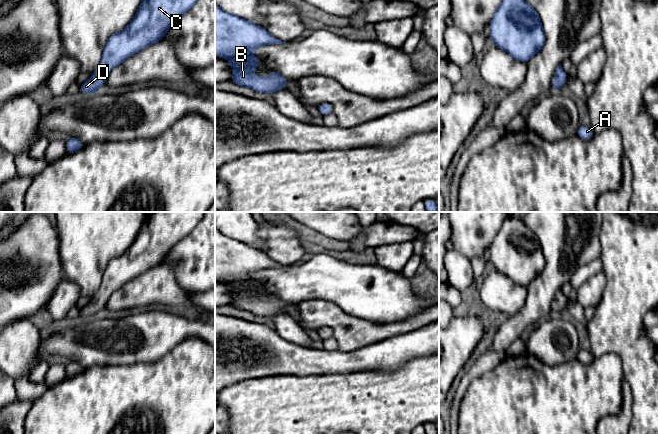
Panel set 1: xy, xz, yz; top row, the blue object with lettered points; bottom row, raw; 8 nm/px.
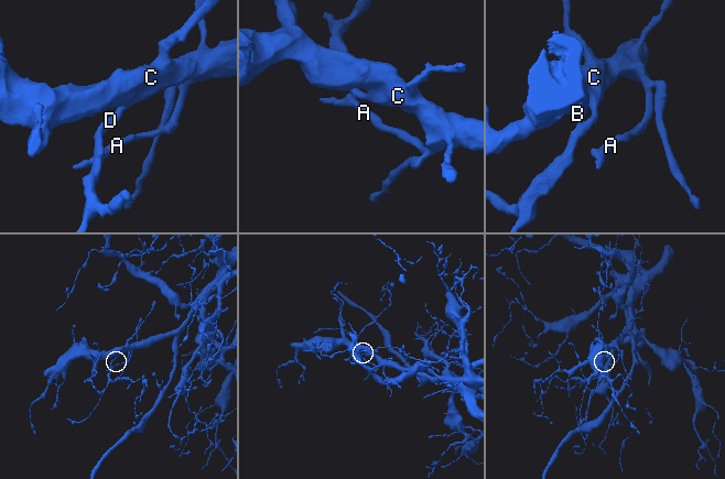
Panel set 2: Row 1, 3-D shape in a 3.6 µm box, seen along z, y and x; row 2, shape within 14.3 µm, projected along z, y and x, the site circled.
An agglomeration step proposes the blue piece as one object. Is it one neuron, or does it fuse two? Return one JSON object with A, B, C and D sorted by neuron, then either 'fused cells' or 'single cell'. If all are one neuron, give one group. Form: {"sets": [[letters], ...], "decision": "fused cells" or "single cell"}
{"sets": [["A", "B", "C", "D"]], "decision": "single cell"}

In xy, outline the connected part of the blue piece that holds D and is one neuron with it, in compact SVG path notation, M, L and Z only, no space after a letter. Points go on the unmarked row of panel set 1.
M153 212L147 214L128 250L109 261L99 292L80 310L80 317L93 318L105 309L108 296L118 288L161 265L170 250L188 236L204 212Z

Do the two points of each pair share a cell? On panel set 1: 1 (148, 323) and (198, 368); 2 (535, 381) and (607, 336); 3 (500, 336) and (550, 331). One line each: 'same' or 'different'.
1: different
2: different
3: different

